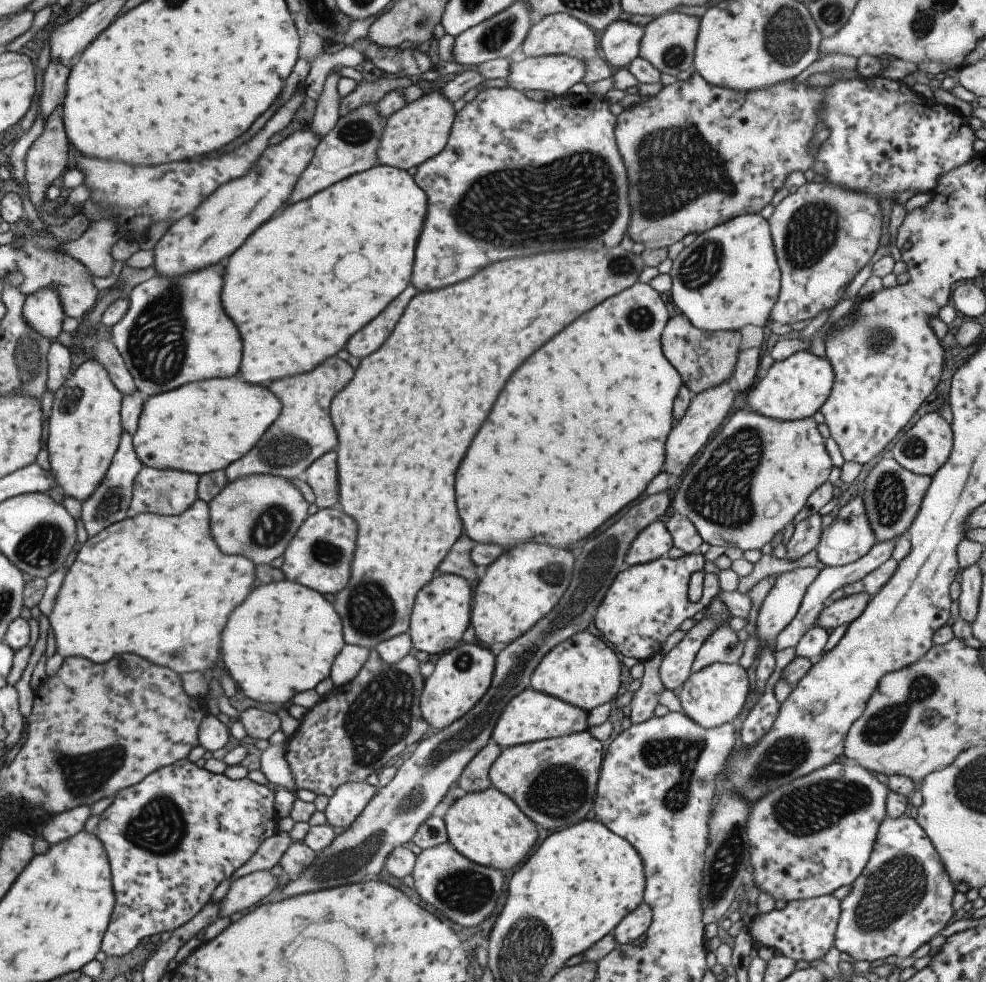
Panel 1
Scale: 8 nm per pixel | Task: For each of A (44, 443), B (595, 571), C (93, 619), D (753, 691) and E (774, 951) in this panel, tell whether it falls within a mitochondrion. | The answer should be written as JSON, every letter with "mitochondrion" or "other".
{"A":"other","B":"mitochondrion","C":"other","D":"other","E":"other"}

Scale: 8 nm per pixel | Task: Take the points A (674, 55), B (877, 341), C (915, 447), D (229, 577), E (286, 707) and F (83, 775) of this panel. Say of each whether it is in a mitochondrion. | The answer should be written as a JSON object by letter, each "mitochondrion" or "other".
{"A":"mitochondrion","B":"mitochondrion","C":"mitochondrion","D":"other","E":"other","F":"mitochondrion"}

